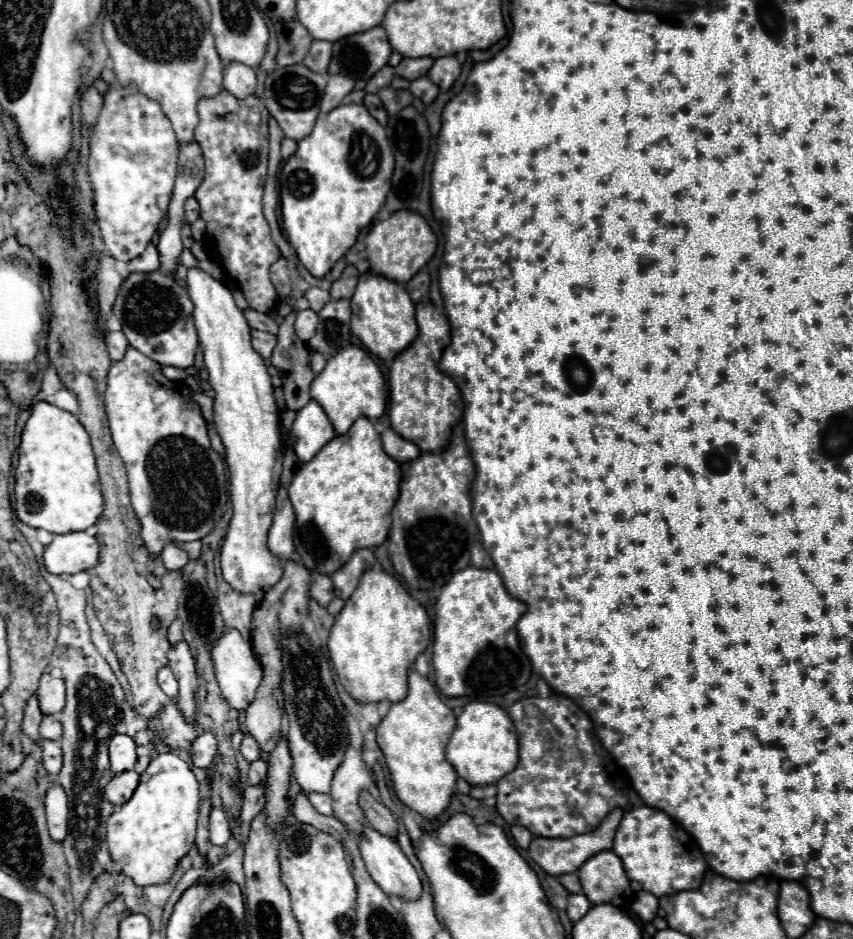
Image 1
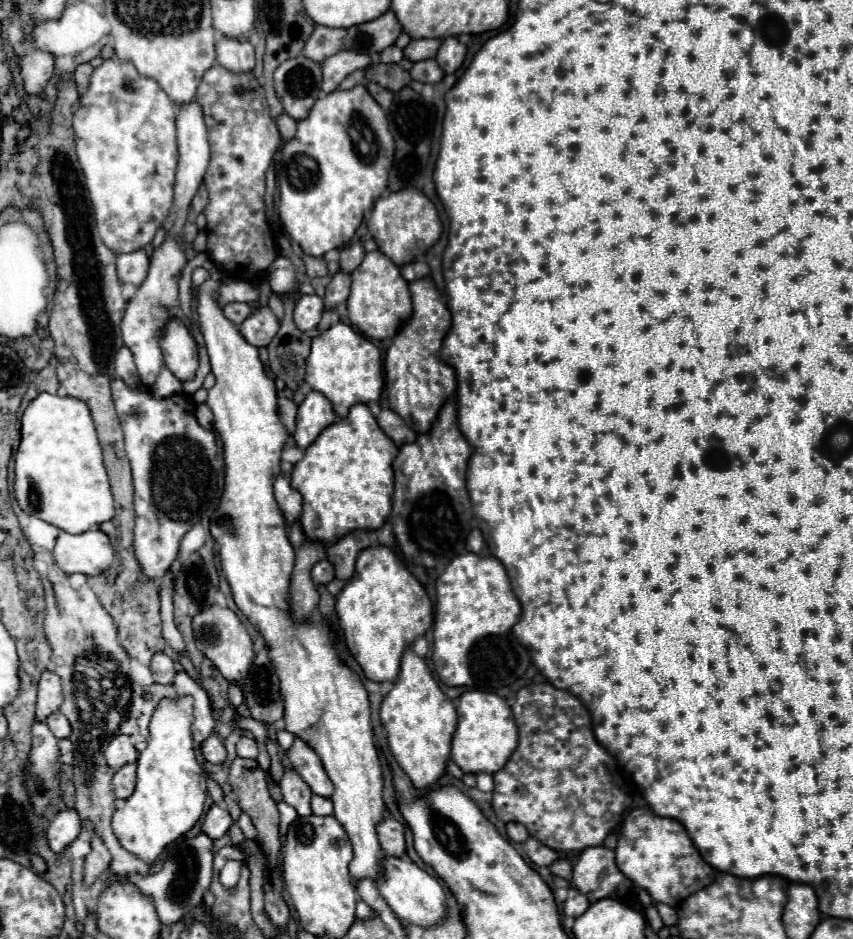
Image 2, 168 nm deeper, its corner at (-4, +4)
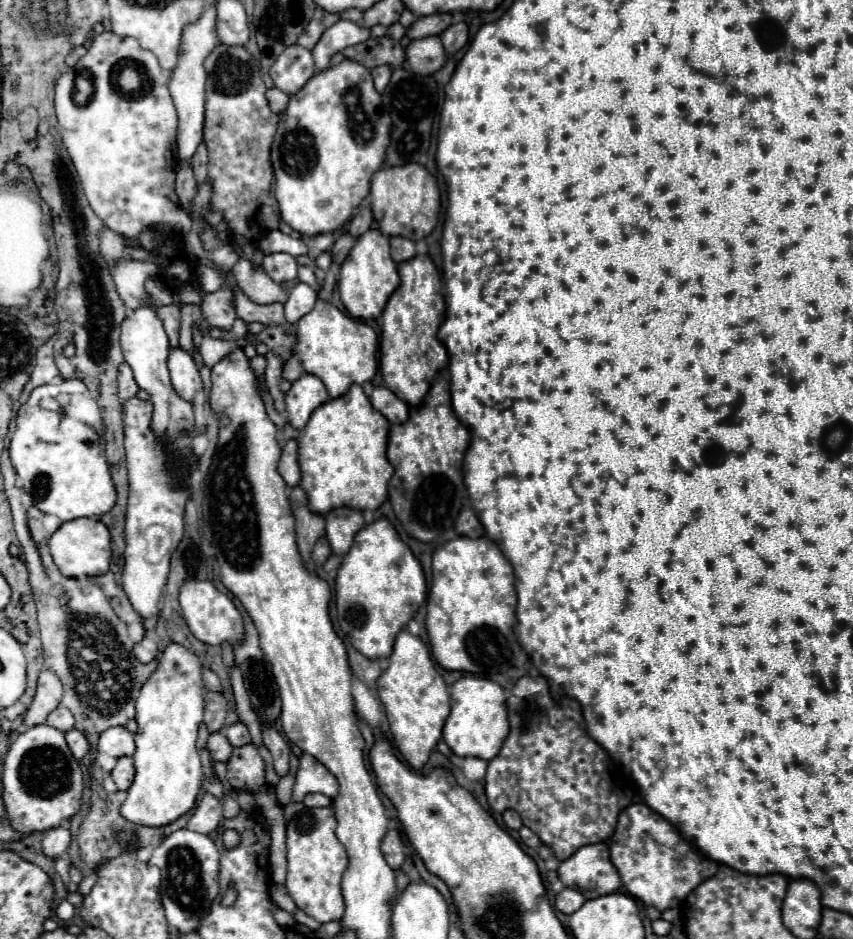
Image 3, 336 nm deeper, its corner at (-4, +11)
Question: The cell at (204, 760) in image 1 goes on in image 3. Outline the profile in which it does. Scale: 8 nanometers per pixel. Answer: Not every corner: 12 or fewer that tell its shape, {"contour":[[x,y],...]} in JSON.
{"contour":[[220,731],[210,733],[208,751],[214,761],[226,763],[232,745]]}

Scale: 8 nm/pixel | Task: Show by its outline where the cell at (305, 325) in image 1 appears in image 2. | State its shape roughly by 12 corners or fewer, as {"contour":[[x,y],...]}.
{"contour":[[316,294],[302,296],[294,306],[296,326],[316,330],[324,302]]}

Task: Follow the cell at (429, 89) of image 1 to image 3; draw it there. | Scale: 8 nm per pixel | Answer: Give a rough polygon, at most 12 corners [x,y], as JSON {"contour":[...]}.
{"contour":[[438,37],[412,41],[406,57],[416,75],[446,63]]}

